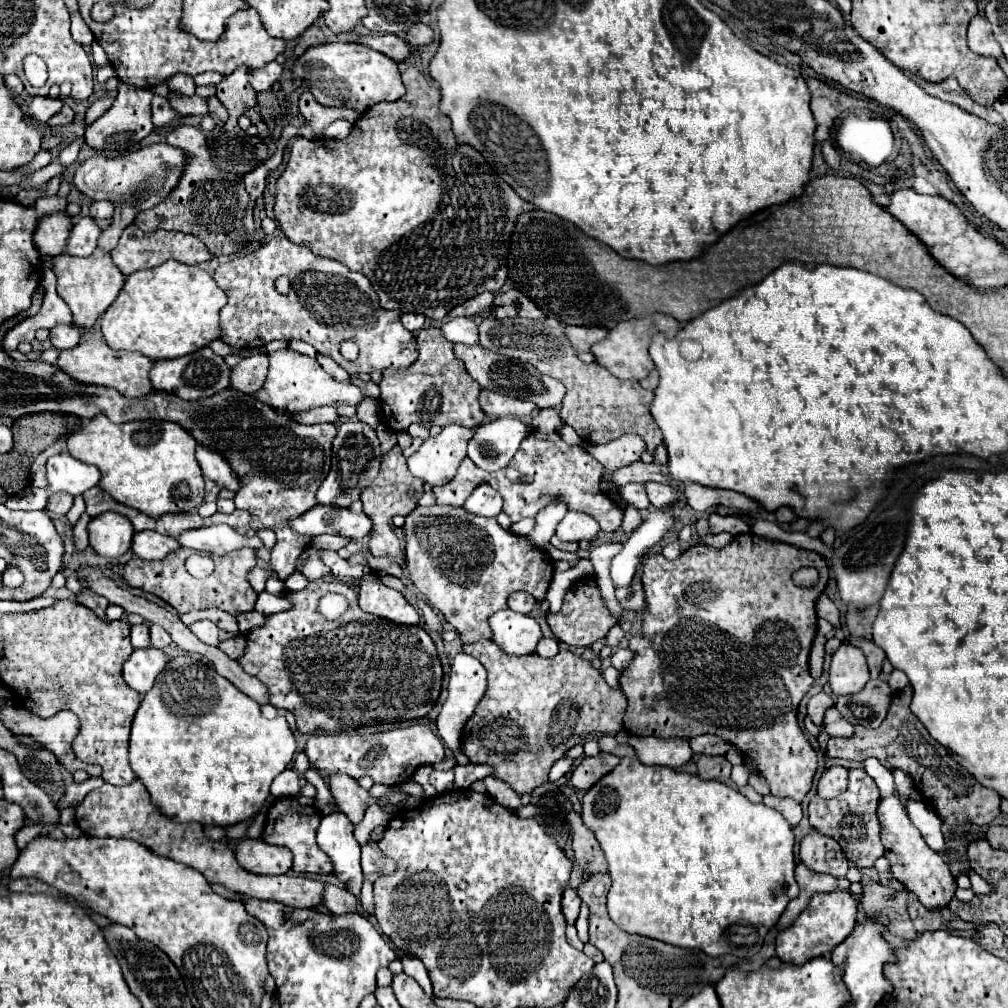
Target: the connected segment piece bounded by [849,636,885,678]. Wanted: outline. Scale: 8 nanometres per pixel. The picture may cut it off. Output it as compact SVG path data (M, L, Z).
M849 636L849 642L861 650L865 650L865 656L867 656L867 662L869 662L869 672L871 672L871 678L879 678L881 674L881 664L885 660L885 652L875 646L871 640L865 640L865 638L855 638L855 636Z

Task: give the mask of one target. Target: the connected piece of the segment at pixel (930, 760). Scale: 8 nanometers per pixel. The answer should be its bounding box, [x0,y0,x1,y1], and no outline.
[827,686,1001,826]

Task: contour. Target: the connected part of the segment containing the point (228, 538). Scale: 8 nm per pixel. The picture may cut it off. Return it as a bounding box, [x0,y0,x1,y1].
[177,524,263,554]

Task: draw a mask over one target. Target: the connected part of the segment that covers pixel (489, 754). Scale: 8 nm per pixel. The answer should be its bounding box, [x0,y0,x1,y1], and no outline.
[461,640,627,794]

